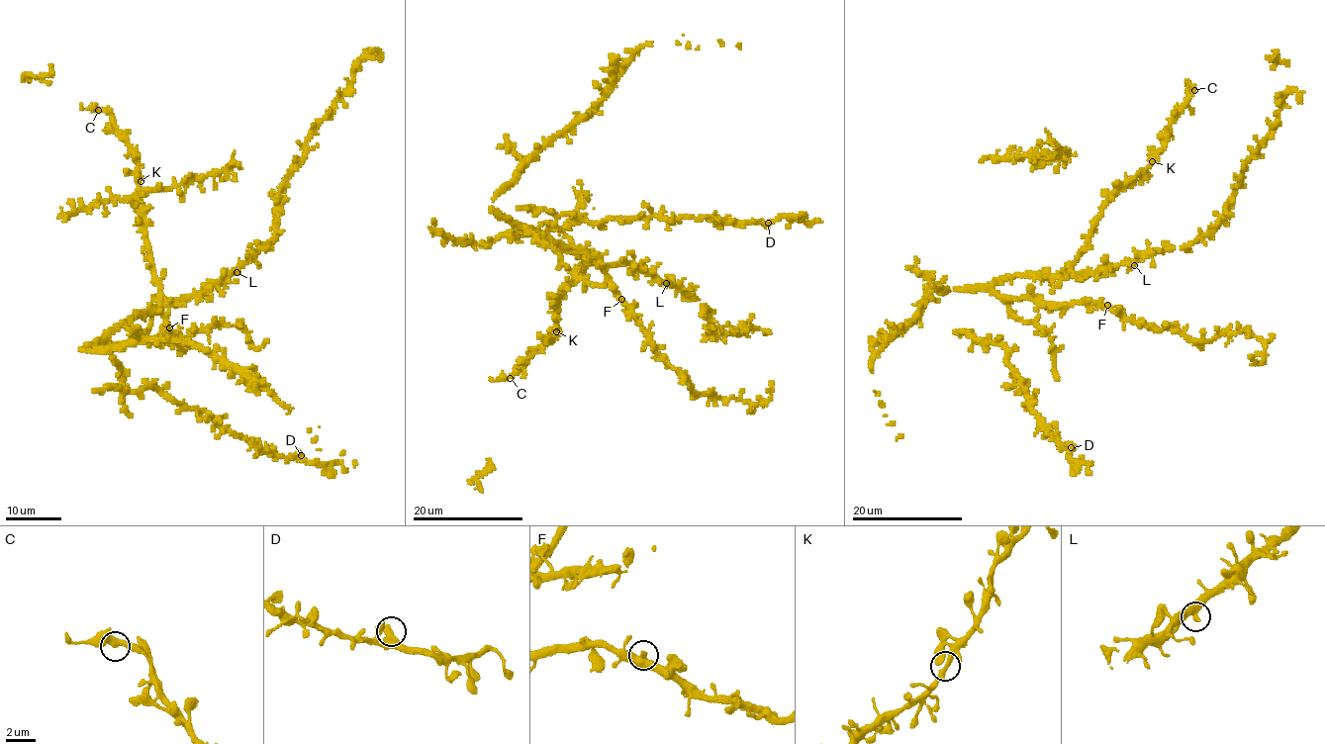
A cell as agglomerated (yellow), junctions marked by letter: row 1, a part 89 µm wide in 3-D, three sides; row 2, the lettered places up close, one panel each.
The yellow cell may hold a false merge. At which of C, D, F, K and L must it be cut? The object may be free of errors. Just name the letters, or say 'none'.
none

